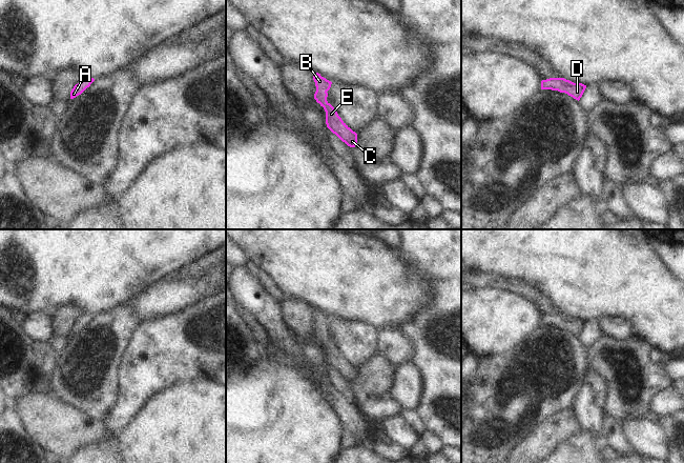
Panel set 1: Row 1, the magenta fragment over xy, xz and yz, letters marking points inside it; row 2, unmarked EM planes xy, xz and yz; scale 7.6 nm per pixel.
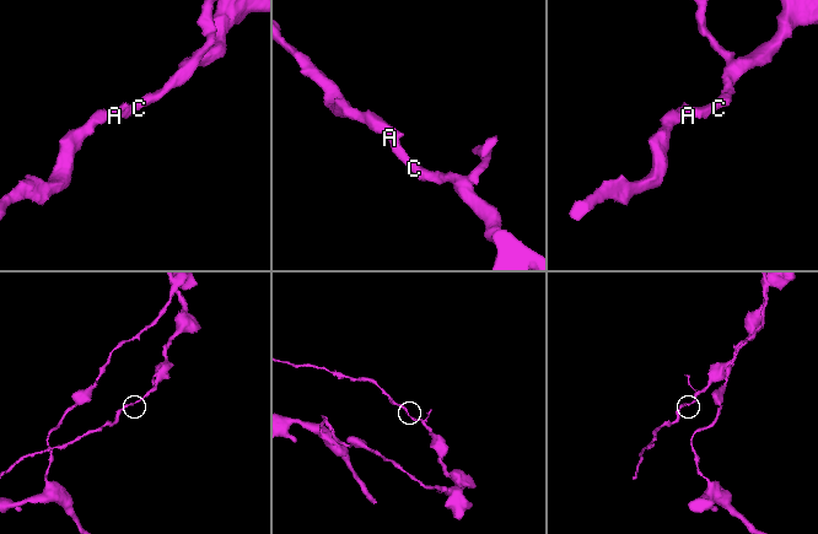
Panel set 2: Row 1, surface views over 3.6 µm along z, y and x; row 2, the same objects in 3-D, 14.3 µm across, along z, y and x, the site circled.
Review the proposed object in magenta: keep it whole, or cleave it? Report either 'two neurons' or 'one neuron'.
one neuron

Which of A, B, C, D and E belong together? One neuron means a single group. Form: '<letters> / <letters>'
A B C D E

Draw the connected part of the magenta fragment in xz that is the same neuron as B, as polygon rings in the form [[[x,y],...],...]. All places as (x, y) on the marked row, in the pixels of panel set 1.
[[[313,73],[313,80],[316,86],[314,99],[326,112],[327,127],[348,146],[355,147],[357,134],[341,120],[334,107],[327,101],[327,92],[330,89],[332,82],[322,77],[318,73]]]

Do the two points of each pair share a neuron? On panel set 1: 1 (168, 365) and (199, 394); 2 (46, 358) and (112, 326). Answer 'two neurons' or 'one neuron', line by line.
1: two neurons
2: two neurons

